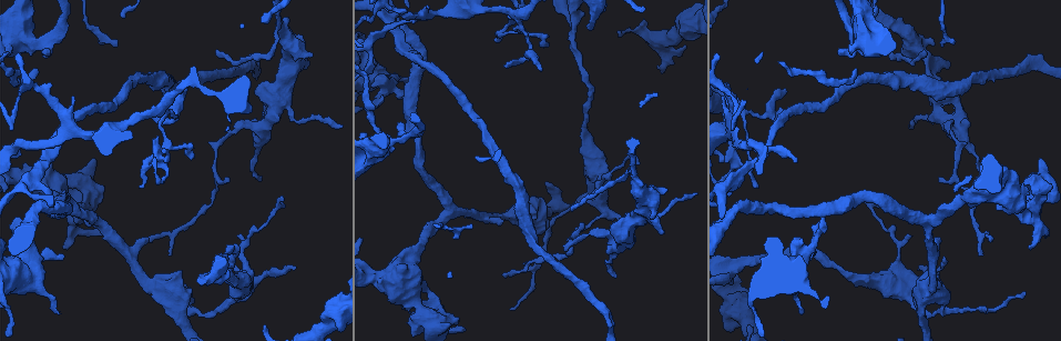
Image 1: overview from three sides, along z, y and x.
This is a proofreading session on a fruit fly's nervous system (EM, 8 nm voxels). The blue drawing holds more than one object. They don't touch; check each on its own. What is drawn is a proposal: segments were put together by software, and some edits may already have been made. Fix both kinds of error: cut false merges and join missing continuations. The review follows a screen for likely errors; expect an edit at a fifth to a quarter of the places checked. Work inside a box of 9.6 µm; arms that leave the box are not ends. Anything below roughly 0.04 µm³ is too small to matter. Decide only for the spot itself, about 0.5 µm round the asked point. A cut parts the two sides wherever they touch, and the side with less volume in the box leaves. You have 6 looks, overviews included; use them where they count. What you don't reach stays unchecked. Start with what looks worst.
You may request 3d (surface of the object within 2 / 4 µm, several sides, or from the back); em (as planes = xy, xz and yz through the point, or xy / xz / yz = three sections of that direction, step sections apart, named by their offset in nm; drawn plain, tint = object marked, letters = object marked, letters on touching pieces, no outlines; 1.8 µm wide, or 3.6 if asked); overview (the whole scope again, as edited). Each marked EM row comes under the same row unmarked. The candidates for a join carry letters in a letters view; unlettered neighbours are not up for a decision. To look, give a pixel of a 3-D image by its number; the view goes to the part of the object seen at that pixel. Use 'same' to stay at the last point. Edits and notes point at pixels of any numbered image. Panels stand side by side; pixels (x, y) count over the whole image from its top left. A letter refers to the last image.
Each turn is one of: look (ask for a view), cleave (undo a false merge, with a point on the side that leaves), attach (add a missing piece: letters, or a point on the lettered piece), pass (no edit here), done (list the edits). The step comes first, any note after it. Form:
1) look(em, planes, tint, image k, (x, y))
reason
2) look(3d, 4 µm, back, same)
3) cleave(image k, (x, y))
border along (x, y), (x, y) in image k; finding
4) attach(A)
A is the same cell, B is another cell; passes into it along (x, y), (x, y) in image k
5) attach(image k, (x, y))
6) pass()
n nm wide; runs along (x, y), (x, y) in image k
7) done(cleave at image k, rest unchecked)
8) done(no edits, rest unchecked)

look(3d, 4 µm, image 1, (287, 82))

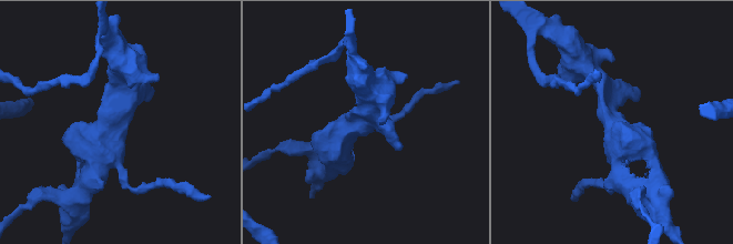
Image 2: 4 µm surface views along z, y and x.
look(em, yz, step 16, tint, image 2, (360, 124))
3 arms; arms of 220, 280, 300 nm; need the tissue

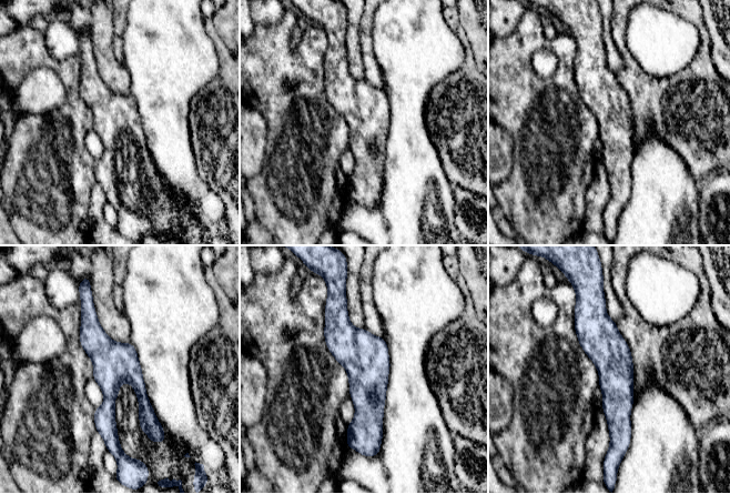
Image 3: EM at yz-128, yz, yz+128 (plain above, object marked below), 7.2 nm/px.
look(em, xz, step 4, letters, same)

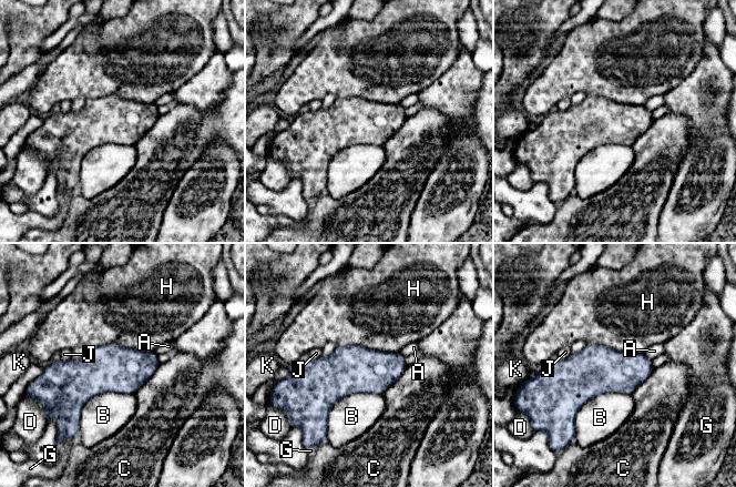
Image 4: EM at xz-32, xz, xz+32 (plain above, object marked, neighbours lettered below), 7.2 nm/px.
pass()
340 nm wide; A, B, C, D, G, H, J and K are other cells; border along (87, 346), (116, 343), (153, 352) in image 4; continuous, no second cell

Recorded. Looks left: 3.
look(3d, 4 µm, image 1, (64, 256))
free end

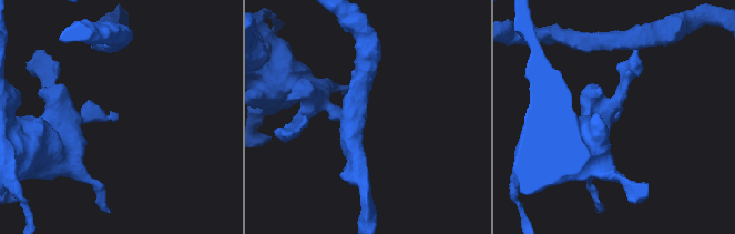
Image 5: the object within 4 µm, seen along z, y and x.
look(em, planes, letters, image 5, (117, 114))
need the tissue

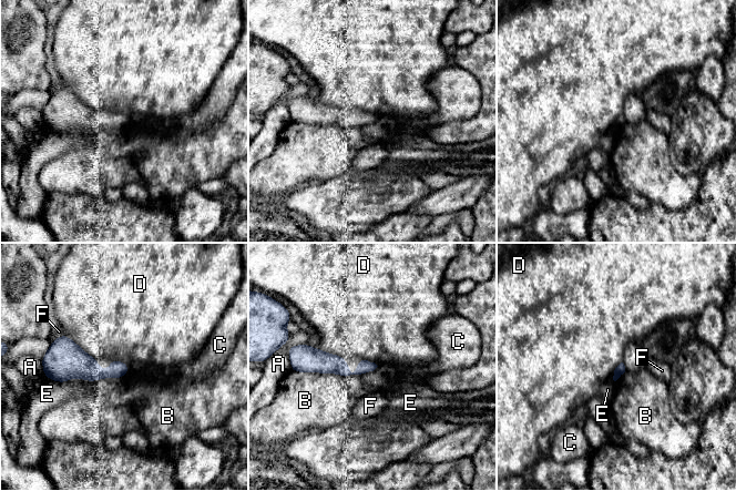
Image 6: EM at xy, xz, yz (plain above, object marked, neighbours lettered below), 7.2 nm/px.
pass()
A, B, C, D, E and F are other cells; border along (63, 334), (94, 358) in image 6; none of them fits

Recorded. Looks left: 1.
done(no edits, rest unchecked)

